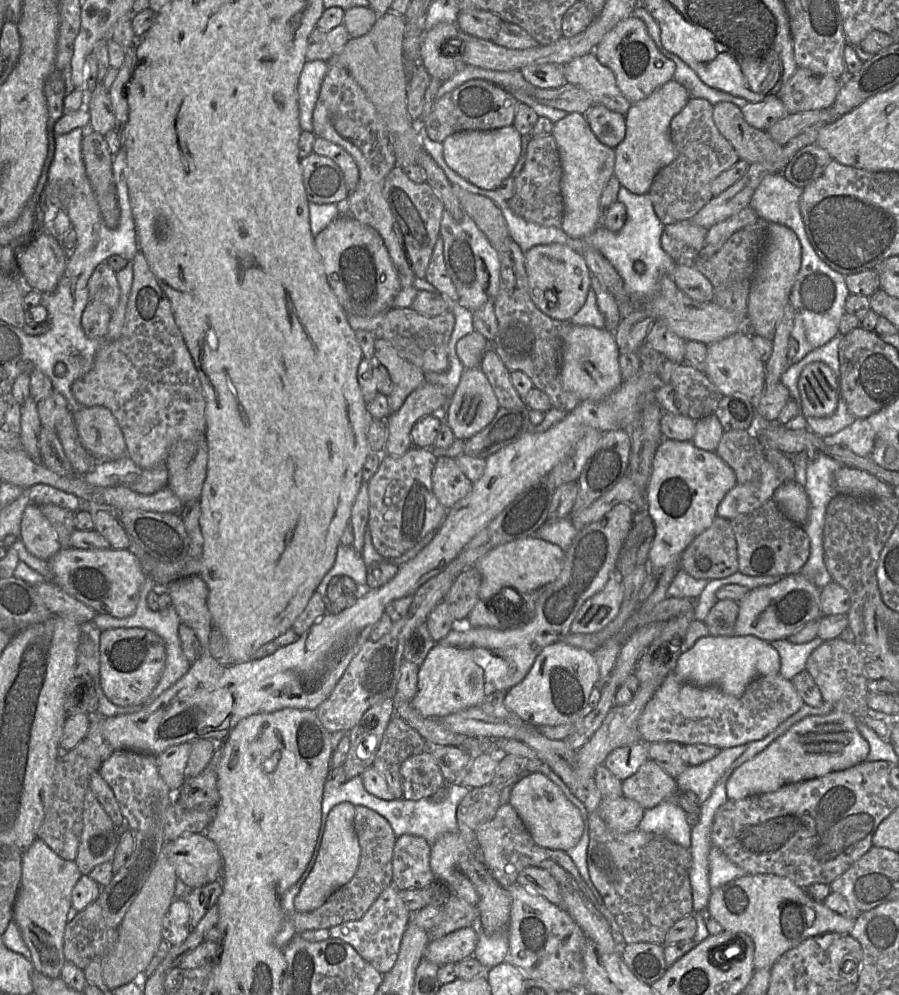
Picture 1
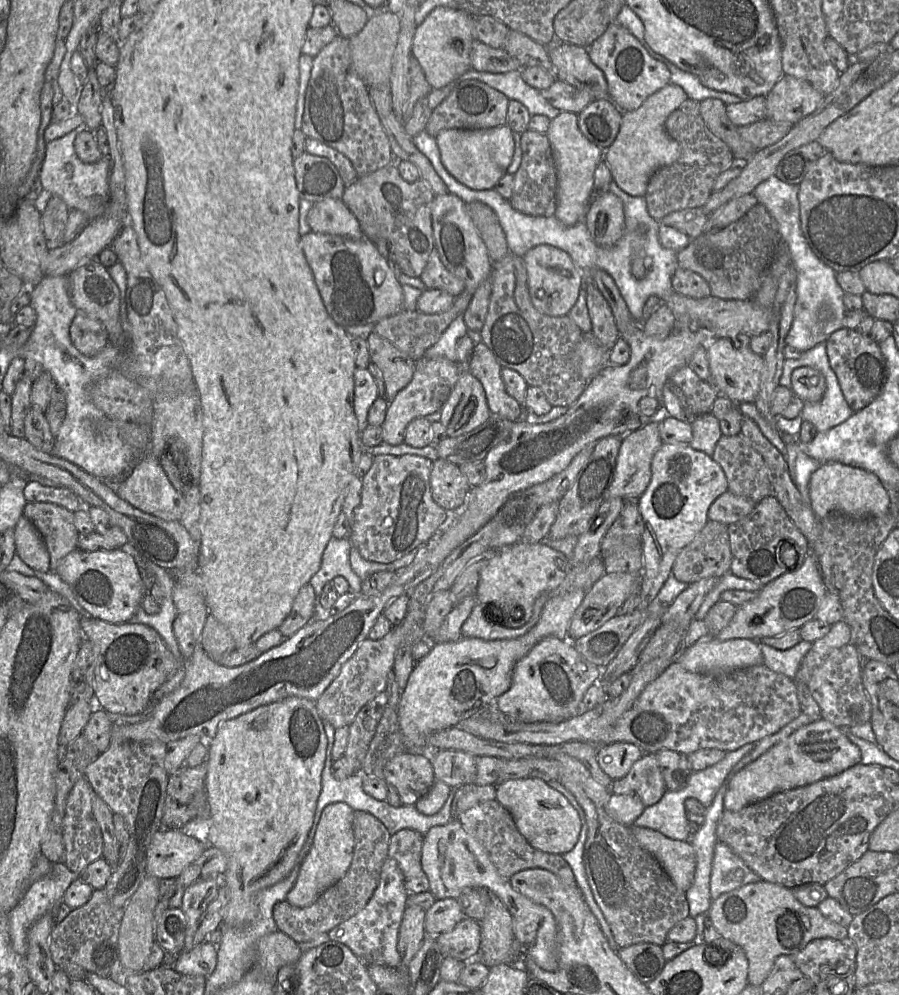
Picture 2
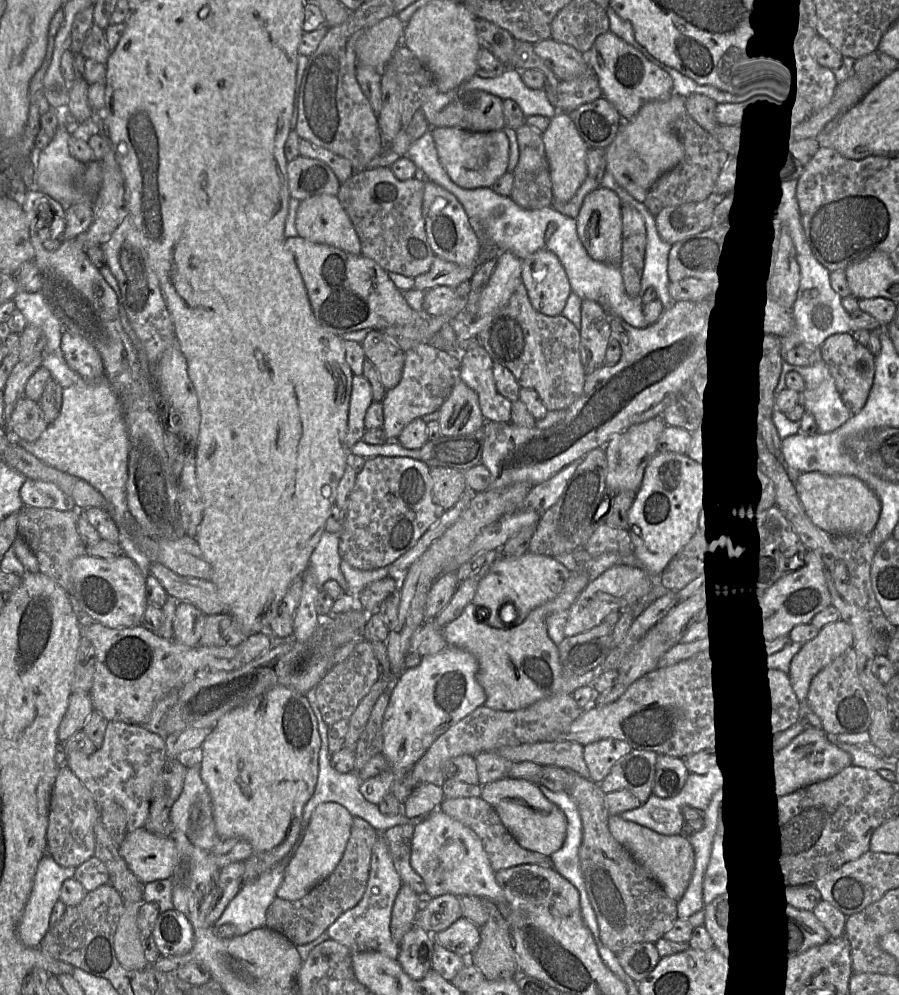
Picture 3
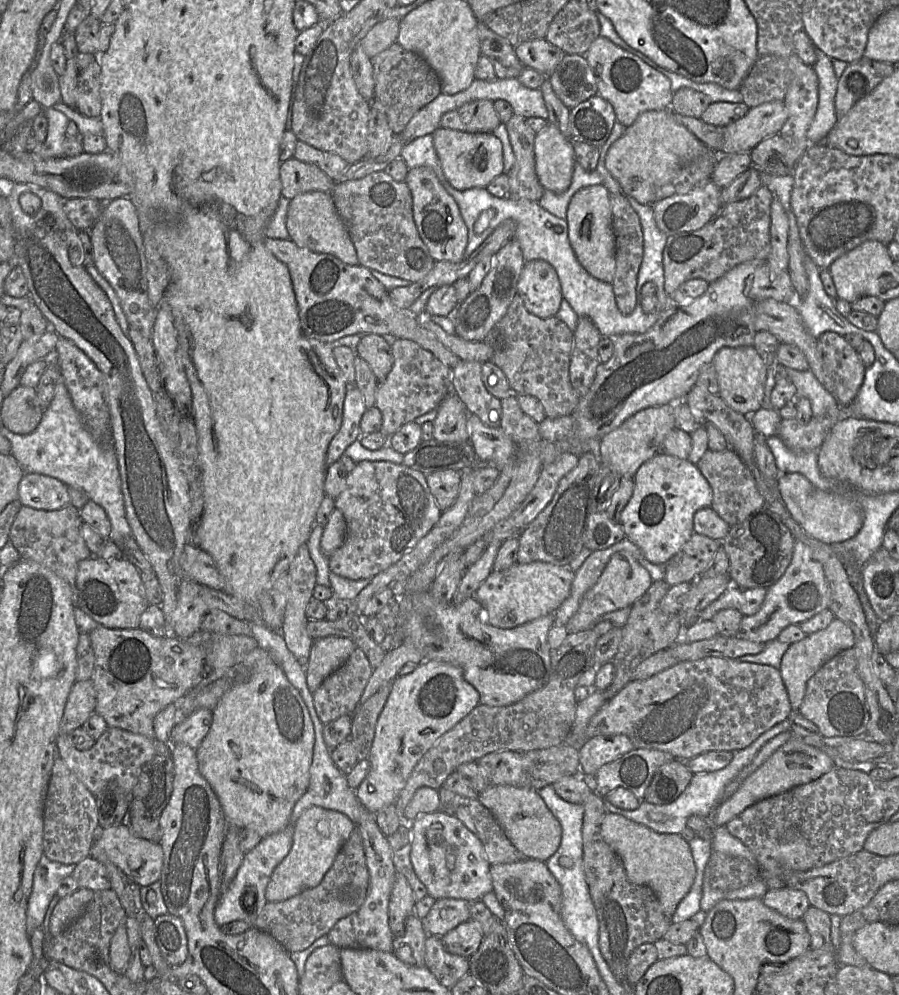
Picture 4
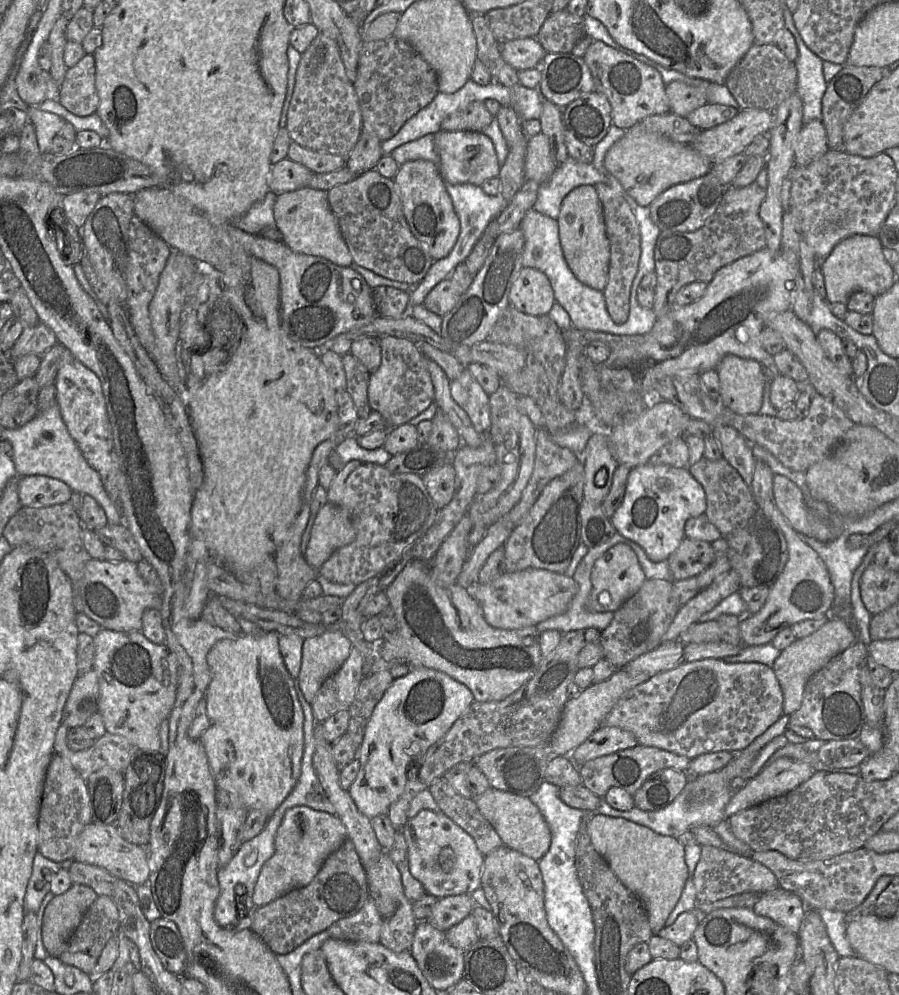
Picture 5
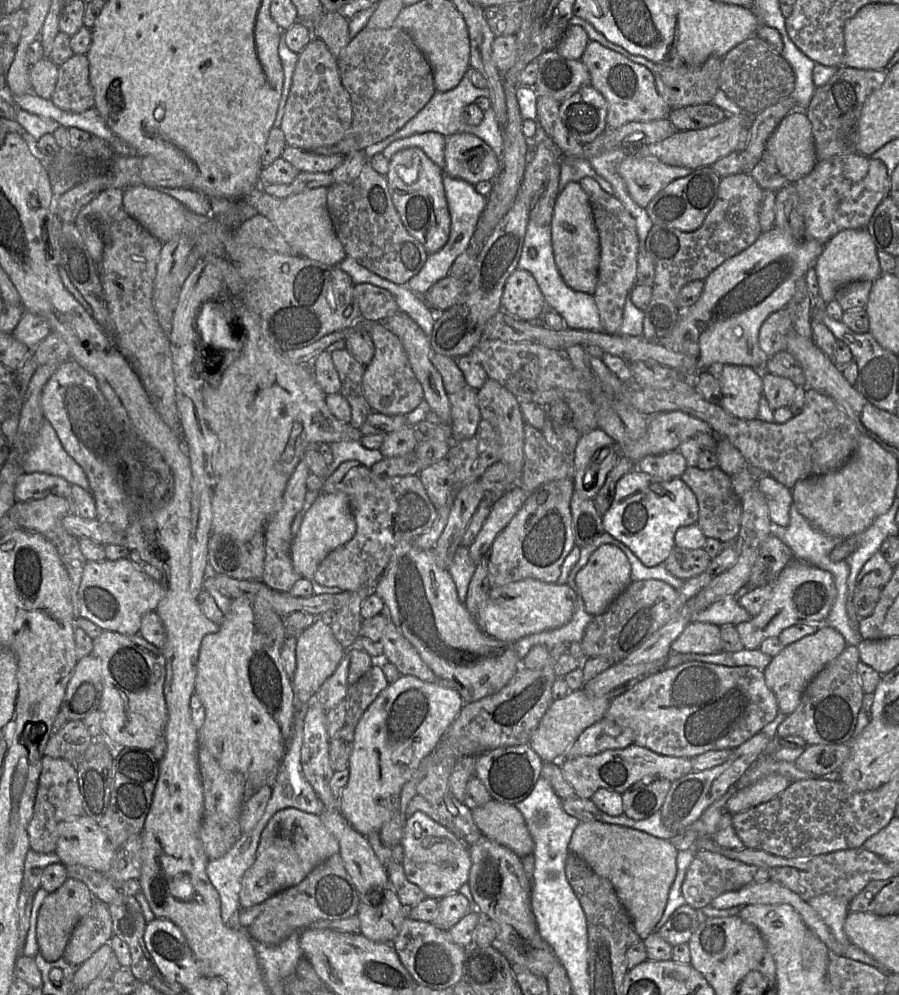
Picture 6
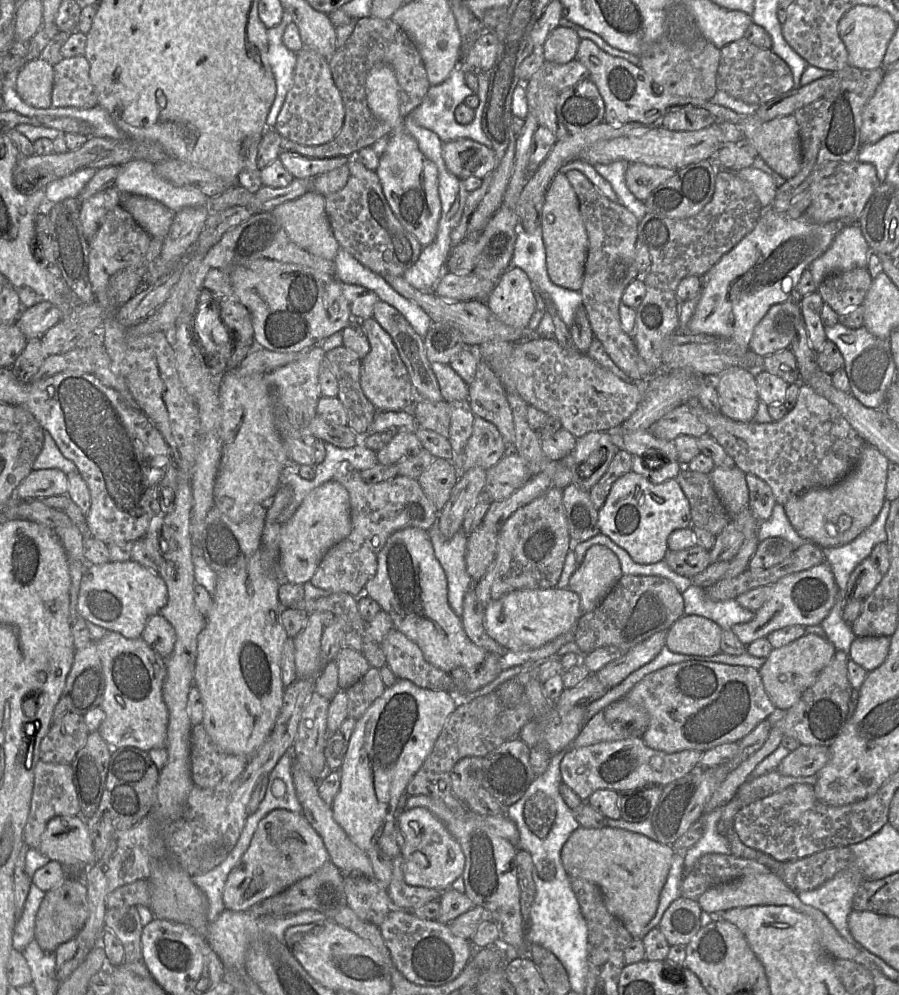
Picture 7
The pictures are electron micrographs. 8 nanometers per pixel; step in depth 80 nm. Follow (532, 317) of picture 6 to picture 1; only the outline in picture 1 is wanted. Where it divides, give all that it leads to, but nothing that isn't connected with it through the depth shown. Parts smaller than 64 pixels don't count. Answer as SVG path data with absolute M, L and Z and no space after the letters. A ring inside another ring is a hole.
M560 243L537 245L525 254L529 291L535 305L547 316L561 321L571 318L583 307L591 289L592 274L583 253Z

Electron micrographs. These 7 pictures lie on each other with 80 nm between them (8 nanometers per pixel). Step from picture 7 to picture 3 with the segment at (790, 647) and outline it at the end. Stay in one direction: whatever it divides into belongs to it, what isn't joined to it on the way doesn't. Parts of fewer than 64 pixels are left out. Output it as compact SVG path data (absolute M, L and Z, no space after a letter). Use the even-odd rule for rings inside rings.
M843 620L826 625L815 638L801 646L787 671L799 704L807 700L808 689L814 676L852 646L852 628Z

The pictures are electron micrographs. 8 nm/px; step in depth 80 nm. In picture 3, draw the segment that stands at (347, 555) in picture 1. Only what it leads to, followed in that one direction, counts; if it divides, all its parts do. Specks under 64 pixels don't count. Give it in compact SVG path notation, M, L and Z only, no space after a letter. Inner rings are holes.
M324 531L310 556L309 573L319 591L329 580L335 580L343 592L348 591L347 582L340 569L339 534Z

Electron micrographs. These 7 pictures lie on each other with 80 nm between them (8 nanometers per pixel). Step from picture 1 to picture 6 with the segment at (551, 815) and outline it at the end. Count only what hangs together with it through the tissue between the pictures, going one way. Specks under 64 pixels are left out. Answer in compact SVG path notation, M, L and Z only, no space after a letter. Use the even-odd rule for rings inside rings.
M492 799L473 809L472 816L485 837L510 848L521 858L533 854L533 838L516 805Z

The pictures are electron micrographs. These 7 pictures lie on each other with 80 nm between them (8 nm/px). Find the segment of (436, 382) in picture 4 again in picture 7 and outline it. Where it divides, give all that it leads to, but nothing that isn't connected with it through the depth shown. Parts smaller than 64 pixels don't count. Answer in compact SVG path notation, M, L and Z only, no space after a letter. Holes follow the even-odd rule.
M373 318L360 323L370 345L368 354L361 360L359 381L364 395L378 412L411 410L419 398L390 335Z

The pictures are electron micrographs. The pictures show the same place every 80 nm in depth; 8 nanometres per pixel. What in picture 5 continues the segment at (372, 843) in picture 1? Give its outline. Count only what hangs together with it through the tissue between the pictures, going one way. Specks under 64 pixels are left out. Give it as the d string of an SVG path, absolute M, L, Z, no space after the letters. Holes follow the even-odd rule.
M347 838L340 848L328 856L319 872L308 885L293 889L270 903L256 908L251 930L276 955L288 954L314 935L325 931L337 920L358 912L368 898L369 890L365 869L353 842Z

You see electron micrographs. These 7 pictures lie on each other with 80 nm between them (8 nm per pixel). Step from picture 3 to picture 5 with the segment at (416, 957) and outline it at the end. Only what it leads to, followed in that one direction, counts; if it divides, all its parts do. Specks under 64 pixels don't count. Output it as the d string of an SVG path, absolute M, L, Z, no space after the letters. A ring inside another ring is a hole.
M404 897L395 913L383 920L380 943L394 952L409 952L418 922L412 912L412 902Z

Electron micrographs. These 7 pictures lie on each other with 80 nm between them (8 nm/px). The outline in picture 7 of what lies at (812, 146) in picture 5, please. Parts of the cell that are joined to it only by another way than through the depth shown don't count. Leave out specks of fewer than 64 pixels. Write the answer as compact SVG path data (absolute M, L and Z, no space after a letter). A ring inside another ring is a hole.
M793 114L762 122L755 115L748 116L738 127L743 135L756 148L758 156L765 160L770 169L781 175L785 180L798 174L802 164L802 149L799 126Z

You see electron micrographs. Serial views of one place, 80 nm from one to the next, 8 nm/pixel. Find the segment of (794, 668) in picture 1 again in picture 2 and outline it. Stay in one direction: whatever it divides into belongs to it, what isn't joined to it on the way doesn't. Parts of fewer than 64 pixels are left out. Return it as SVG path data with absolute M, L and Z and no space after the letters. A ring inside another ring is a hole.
M802 640L786 650L778 650L771 646L761 644L763 664L775 672L794 679L801 661L811 649L812 644L812 642Z

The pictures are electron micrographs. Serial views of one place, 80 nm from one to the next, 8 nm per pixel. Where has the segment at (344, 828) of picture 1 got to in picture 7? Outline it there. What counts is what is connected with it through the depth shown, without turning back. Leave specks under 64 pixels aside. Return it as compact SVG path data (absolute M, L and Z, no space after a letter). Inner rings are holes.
M286 809L273 810L260 820L240 864L228 875L223 890L225 909L247 911L256 903L272 898L298 881L310 876L328 861L330 861L329 854L321 836L303 814L294 813Z

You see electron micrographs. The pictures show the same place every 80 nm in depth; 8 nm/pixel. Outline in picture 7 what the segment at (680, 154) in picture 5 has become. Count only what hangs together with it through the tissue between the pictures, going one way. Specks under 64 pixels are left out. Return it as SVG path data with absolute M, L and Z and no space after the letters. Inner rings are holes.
M638 162L629 163L625 174L626 185L638 200L645 202L649 195L676 171Z

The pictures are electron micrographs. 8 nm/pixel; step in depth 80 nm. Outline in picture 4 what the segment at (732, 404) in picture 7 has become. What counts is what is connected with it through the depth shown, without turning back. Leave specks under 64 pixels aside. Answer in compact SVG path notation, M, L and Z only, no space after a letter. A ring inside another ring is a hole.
M754 345L723 347L714 356L713 365L717 373L719 396L730 408L747 416L762 408L767 379L767 363Z

